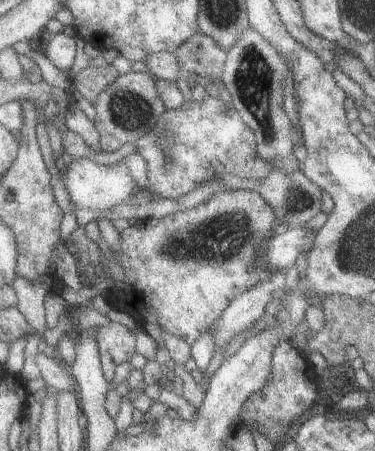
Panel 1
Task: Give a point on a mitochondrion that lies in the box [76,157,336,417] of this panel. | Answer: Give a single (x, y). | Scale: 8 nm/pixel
(216, 240)

